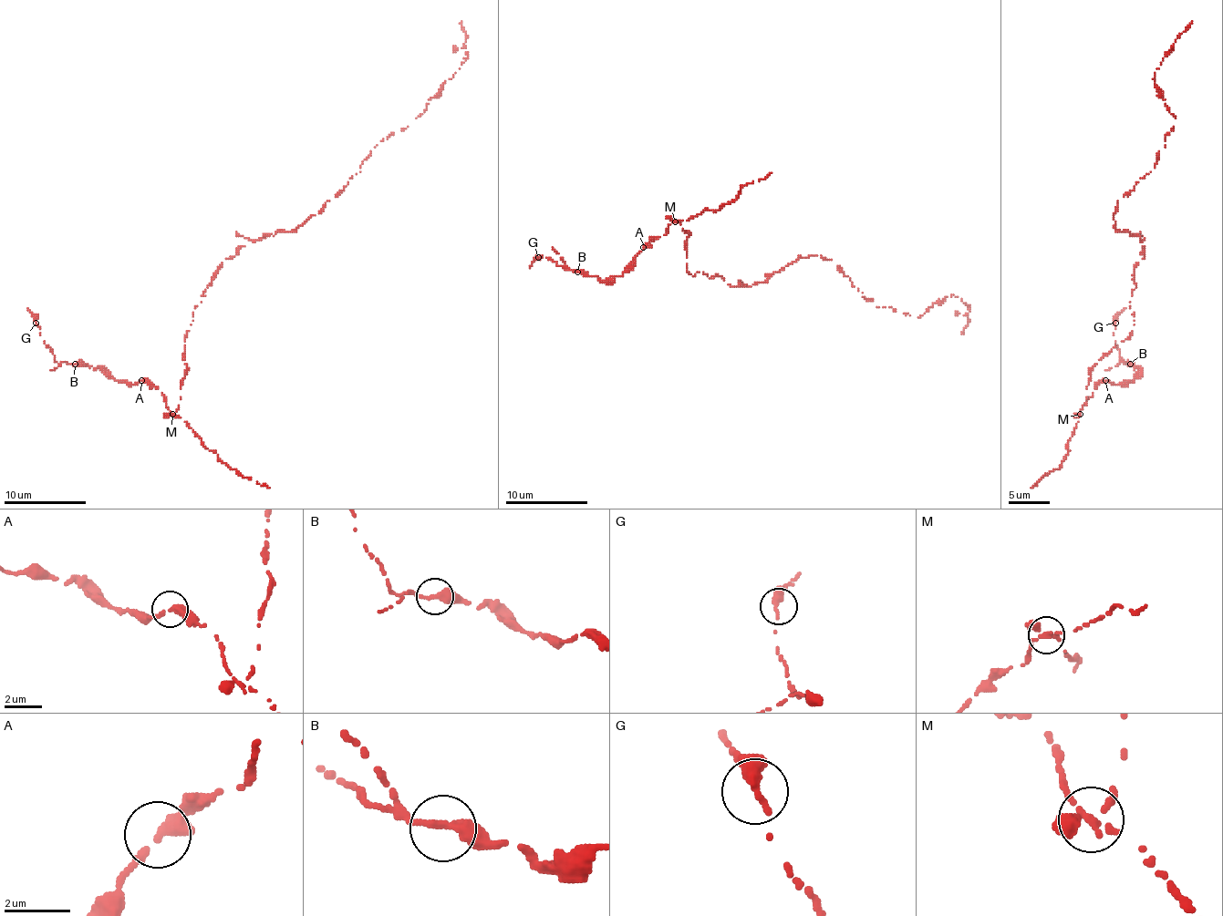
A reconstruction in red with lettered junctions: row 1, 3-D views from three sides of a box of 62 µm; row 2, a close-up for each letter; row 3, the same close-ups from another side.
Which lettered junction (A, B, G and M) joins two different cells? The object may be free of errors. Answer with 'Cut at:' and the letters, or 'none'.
Cut at: M

